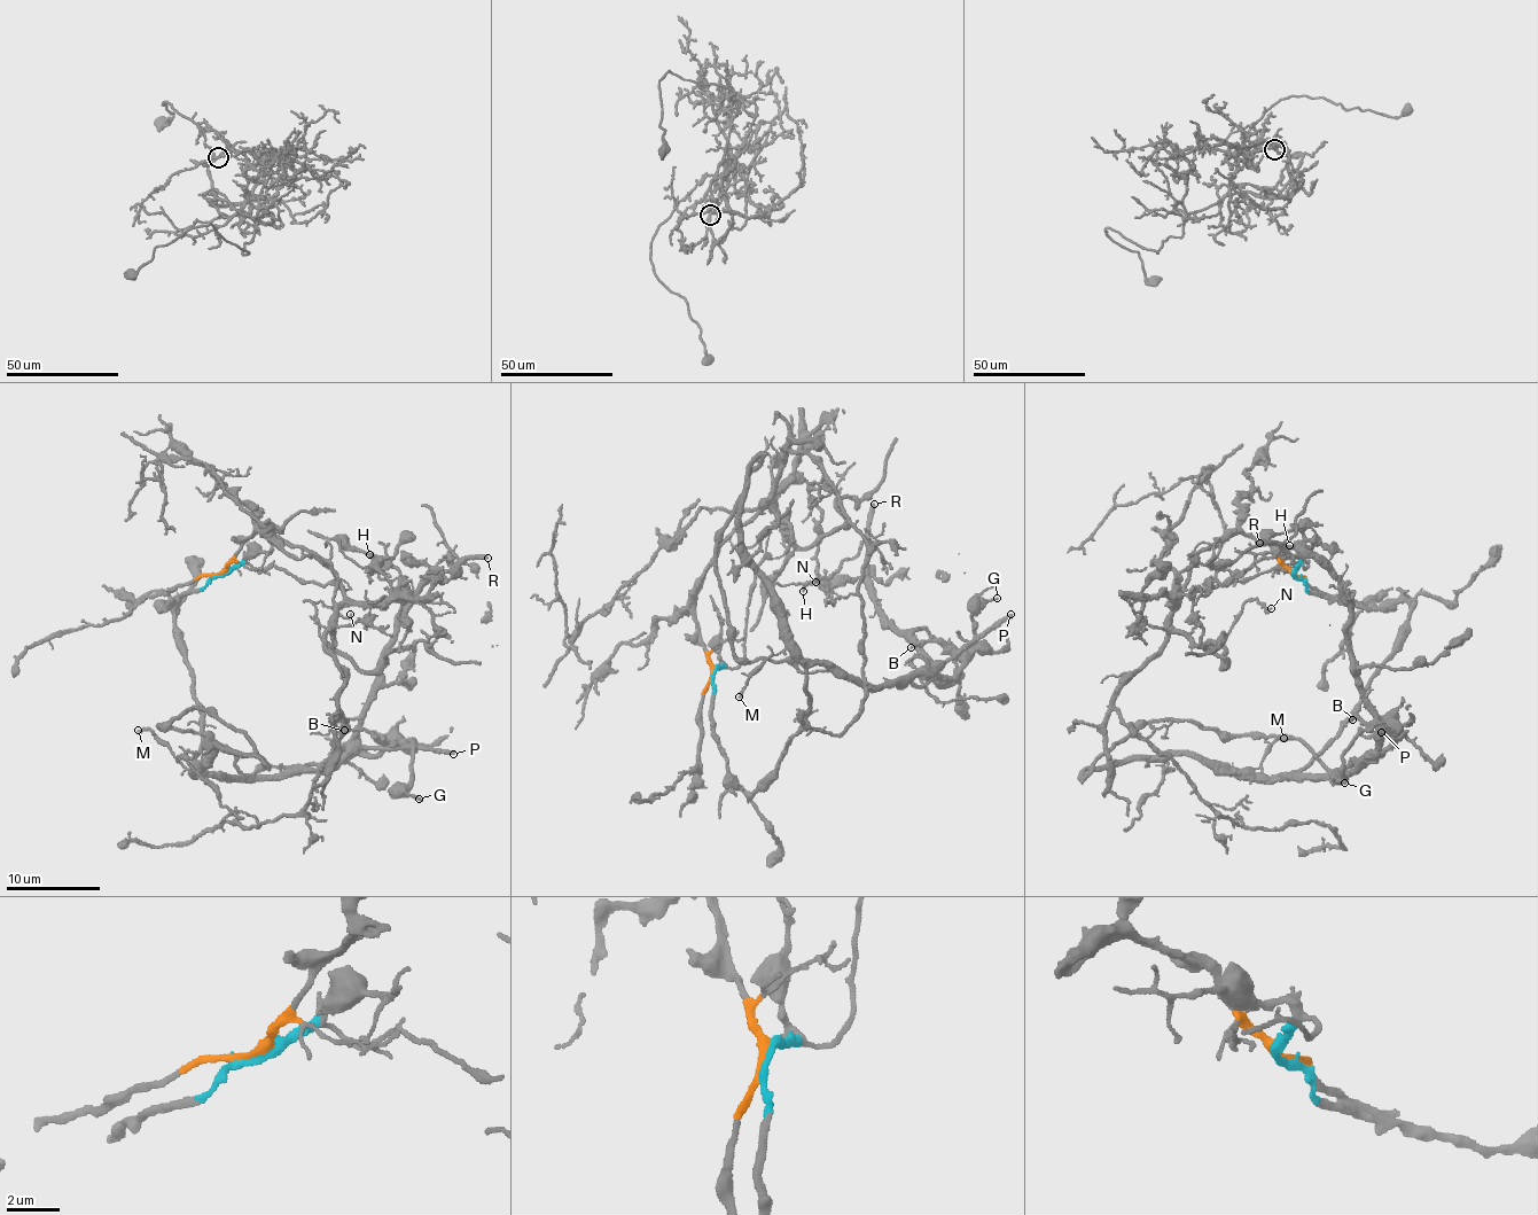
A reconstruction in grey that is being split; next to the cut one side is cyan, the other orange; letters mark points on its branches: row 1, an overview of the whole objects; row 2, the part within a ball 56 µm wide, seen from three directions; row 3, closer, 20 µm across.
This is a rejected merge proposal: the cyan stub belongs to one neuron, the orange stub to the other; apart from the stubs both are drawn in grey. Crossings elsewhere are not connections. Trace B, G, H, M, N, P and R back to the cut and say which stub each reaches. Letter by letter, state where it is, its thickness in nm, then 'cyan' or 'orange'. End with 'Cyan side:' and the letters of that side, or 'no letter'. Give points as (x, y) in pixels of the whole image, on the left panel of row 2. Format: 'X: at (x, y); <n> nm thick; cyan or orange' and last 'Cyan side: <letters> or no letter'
B: at (344, 730); 120 nm thick; cyan
G: at (419, 799); 150 nm thick; cyan
H: at (369, 554); 110 nm thick; orange
M: at (138, 730); 190 nm thick; cyan
N: at (350, 614); 110 nm thick; orange
P: at (453, 754); 340 nm thick; cyan
R: at (488, 558); 320 nm thick; cyan
Cyan side: B, G, M, P, R

